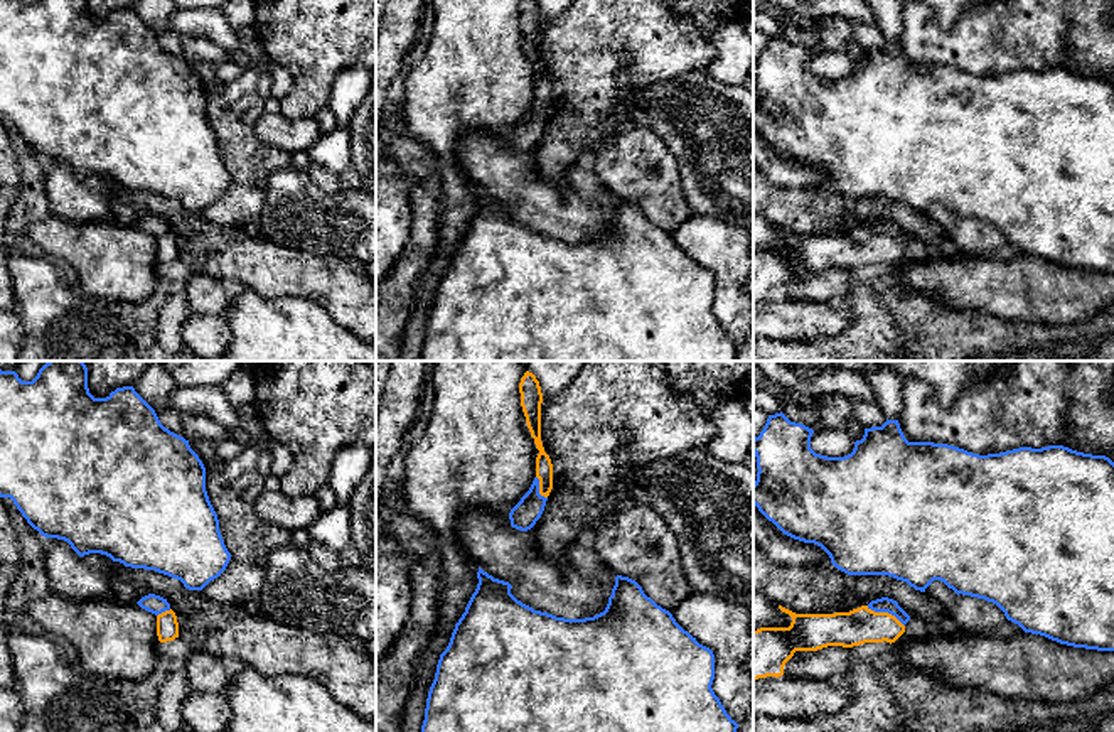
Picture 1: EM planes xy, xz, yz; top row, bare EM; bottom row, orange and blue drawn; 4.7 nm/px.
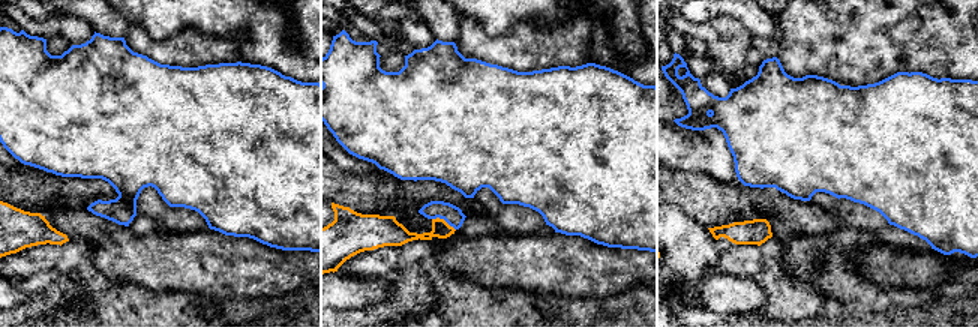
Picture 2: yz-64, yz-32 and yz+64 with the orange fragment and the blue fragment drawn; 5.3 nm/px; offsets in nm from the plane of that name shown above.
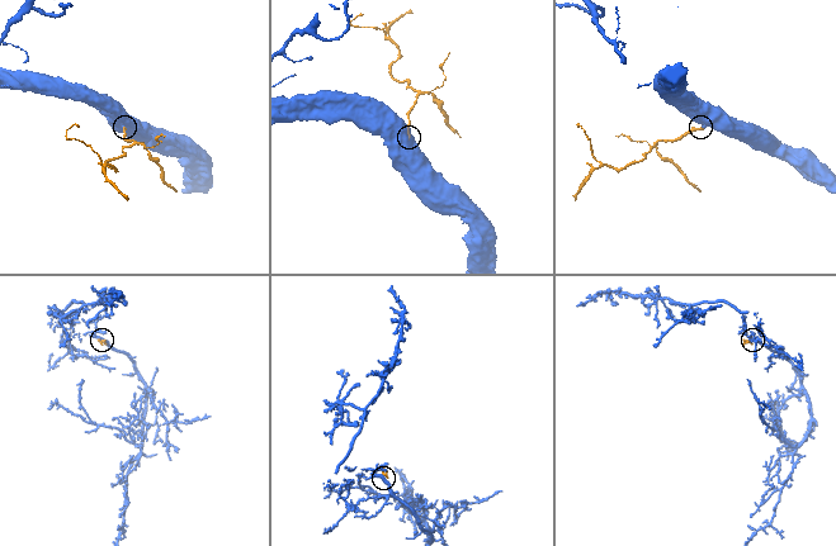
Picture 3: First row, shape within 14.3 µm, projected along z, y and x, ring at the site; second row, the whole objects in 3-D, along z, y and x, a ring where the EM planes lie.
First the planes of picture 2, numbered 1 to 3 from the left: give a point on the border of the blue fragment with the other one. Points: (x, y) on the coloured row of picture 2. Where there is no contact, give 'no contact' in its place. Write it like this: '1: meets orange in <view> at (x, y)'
1: no contact
2: meets orange in yz-32 at (444, 221)
3: no contact

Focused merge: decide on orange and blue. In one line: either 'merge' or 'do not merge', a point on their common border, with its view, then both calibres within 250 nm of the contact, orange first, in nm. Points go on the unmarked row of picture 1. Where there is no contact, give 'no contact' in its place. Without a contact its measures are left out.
merge | yz (885, 235) | 170/70 nm

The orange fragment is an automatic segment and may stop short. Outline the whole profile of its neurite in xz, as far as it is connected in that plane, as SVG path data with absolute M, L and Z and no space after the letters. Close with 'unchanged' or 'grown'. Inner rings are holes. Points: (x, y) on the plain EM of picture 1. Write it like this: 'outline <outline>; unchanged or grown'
outline M521 0L519 15L526 46L539 76L536 79L536 100L529 113L511 132L509 142L512 150L528 153L541 140L553 111L553 86L541 64L543 15L539 3L536 0Z; grown

